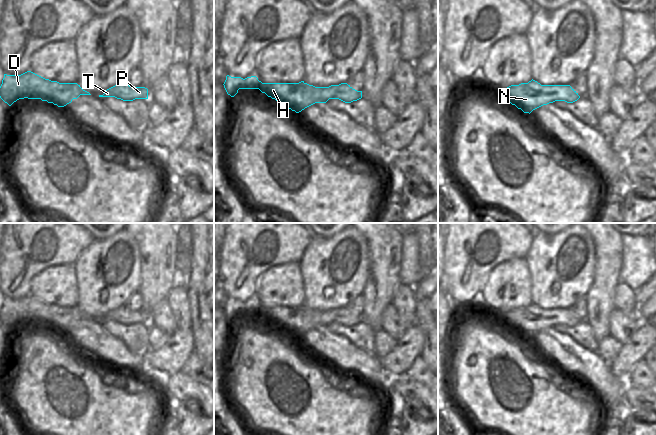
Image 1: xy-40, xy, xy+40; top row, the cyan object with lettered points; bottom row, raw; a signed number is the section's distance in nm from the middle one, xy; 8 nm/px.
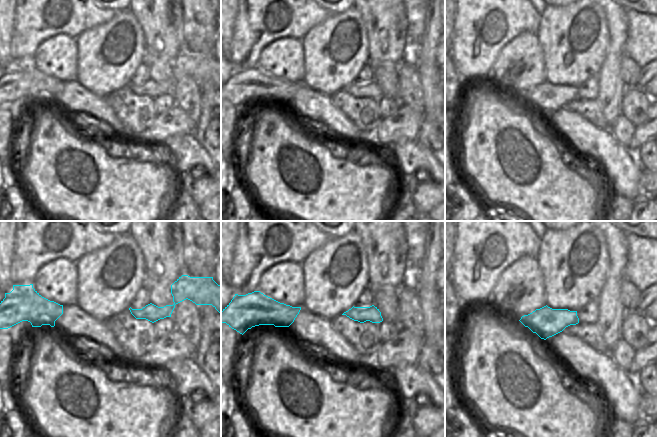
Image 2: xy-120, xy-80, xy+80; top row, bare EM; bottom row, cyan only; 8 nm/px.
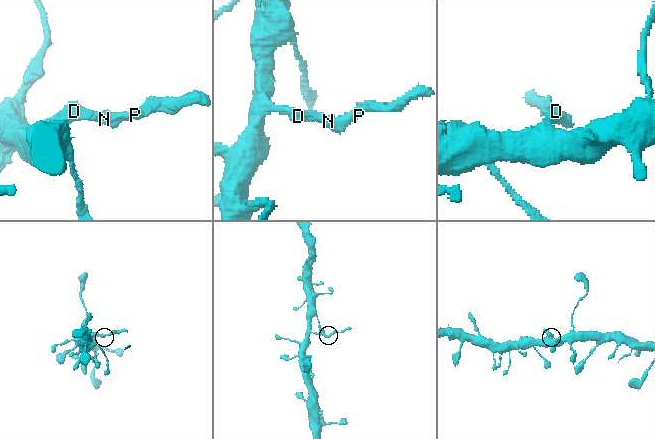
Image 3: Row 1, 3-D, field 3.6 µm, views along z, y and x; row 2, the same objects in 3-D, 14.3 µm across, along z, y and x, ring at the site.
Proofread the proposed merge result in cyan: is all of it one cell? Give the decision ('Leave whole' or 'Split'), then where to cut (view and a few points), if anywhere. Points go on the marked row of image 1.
Split. Split along xy (304, 83), (299, 90), (289, 96), (289, 101), (285, 105)

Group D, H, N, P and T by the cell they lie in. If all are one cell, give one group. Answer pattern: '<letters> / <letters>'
D H / N P T

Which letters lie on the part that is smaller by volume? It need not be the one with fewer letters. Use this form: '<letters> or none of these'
N, P, T

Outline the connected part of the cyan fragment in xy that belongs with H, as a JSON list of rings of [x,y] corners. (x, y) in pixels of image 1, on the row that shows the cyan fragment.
[[[227,75],[223,85],[227,94],[231,97],[234,97],[239,89],[259,89],[268,97],[286,106],[290,100],[290,95],[293,95],[295,91],[301,92],[304,81],[299,83],[262,83],[256,76],[243,79]]]

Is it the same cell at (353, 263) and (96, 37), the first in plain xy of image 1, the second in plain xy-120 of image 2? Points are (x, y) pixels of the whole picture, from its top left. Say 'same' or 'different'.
same

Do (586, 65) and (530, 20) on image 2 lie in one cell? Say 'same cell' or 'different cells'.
different cells

